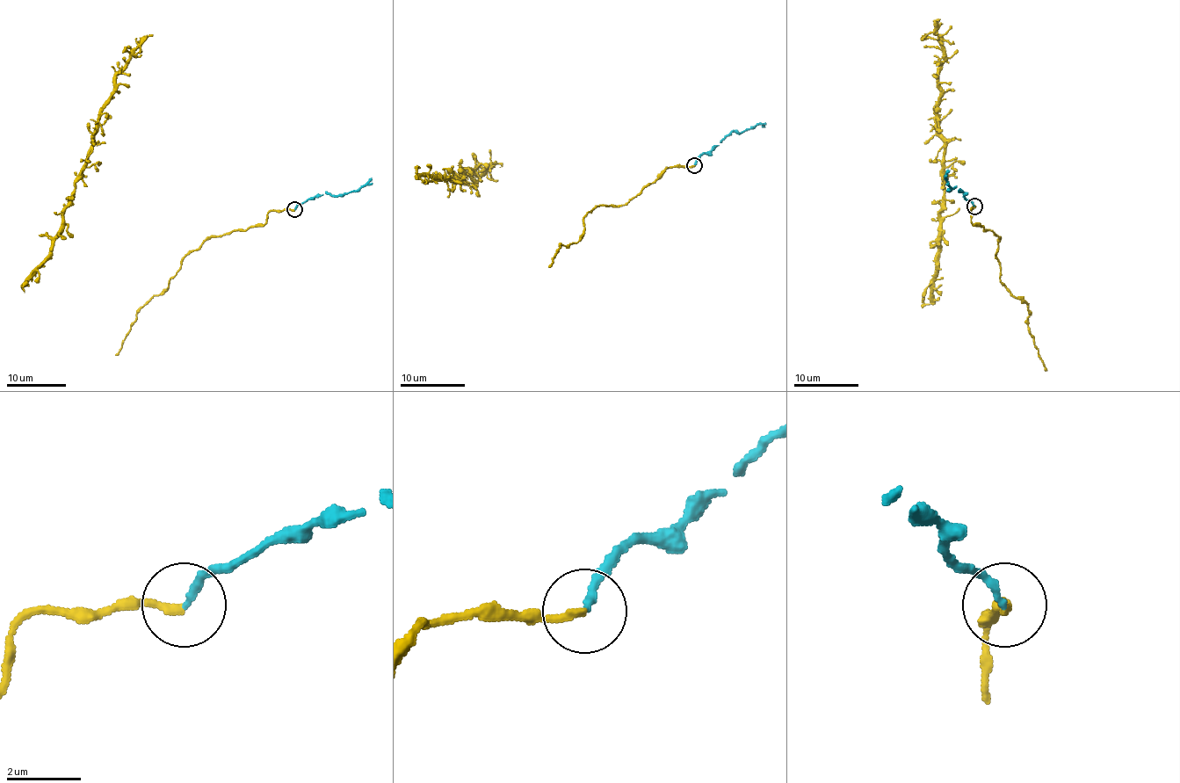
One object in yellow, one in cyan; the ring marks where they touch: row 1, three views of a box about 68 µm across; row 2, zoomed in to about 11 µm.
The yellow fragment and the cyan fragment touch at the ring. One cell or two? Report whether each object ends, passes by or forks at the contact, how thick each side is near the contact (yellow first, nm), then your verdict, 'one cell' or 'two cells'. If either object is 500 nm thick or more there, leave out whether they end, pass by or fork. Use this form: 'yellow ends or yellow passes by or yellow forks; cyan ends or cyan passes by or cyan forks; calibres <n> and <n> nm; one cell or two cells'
yellow ends; cyan ends; calibres 200 and 200 nm; one cell

